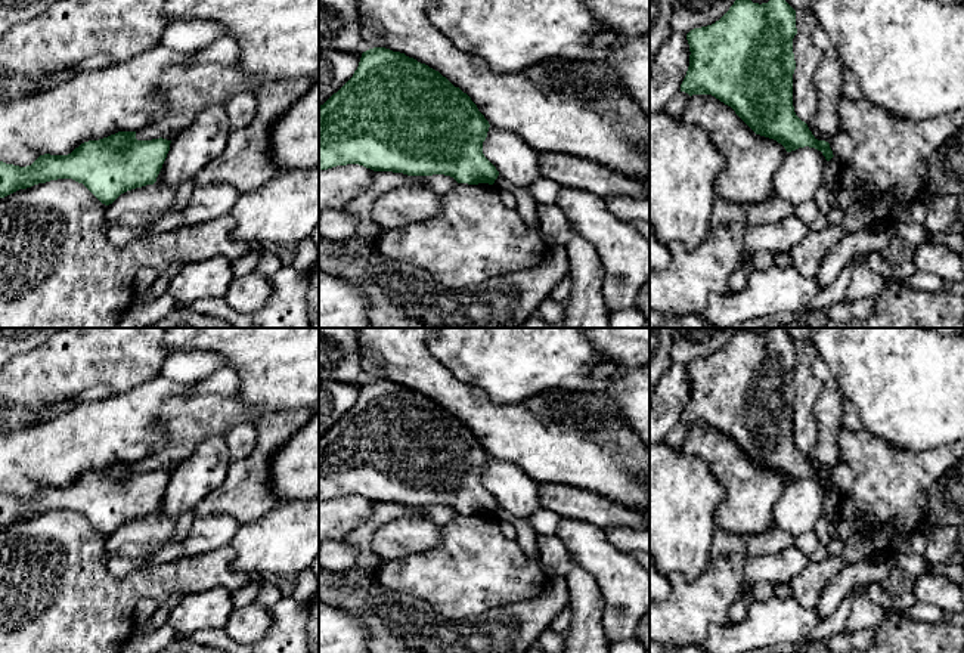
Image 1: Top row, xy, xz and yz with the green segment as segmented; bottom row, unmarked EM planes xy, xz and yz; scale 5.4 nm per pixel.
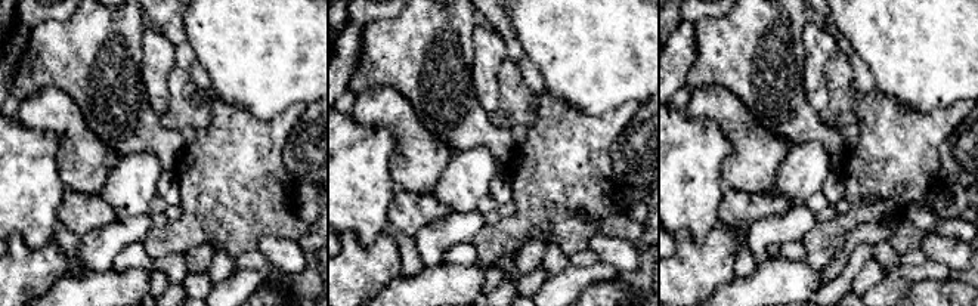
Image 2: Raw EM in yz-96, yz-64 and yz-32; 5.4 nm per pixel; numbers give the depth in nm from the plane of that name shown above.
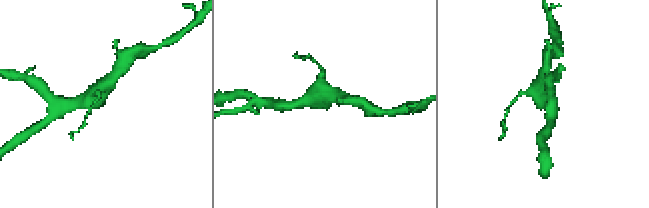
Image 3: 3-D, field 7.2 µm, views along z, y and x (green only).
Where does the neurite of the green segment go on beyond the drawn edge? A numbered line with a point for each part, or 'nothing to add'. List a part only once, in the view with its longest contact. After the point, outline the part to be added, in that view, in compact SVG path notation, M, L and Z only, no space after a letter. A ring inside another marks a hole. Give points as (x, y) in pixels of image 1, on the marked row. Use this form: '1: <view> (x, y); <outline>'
nothing to add

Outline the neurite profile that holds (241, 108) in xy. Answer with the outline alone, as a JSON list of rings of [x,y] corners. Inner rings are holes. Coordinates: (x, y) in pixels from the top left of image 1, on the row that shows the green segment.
[[[242,92],[235,95],[224,108],[230,120],[230,129],[239,130],[255,118],[257,100],[252,92]]]

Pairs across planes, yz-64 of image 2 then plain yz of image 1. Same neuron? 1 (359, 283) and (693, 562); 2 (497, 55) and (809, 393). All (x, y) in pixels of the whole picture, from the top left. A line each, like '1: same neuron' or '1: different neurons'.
1: different neurons
2: same neuron

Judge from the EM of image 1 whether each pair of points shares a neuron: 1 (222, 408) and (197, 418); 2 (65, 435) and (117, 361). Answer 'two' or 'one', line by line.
1: one
2: two

